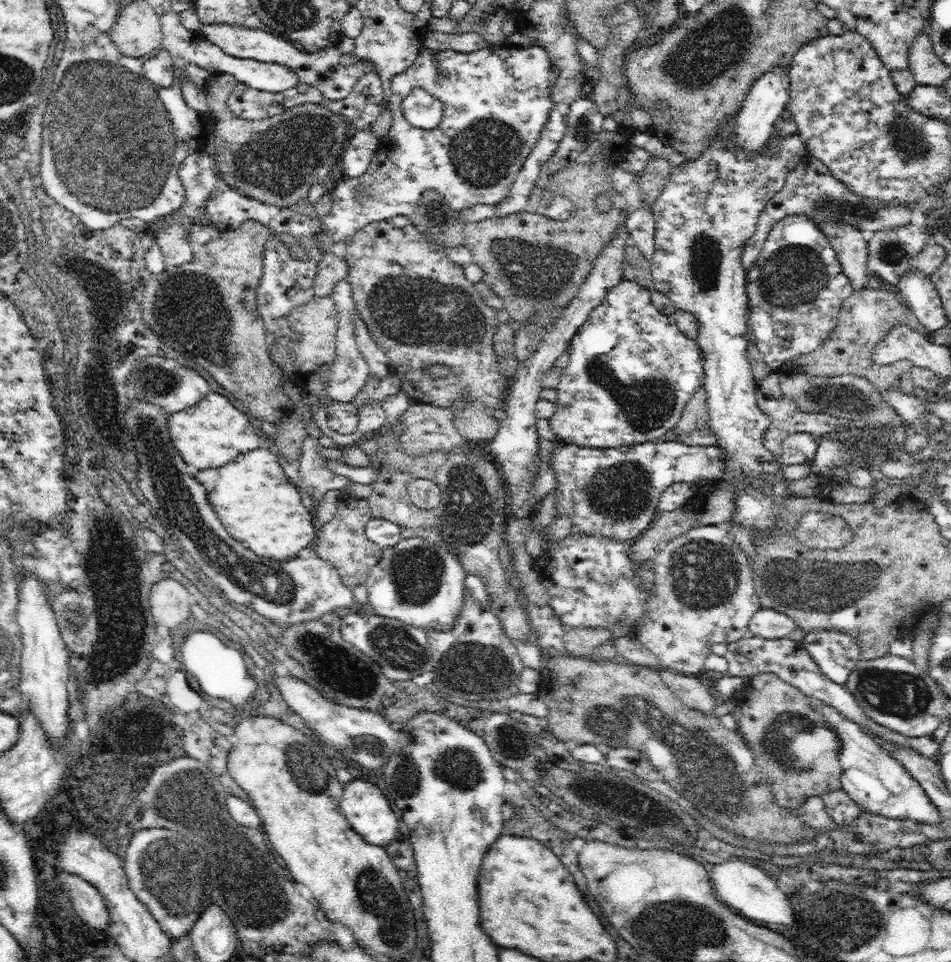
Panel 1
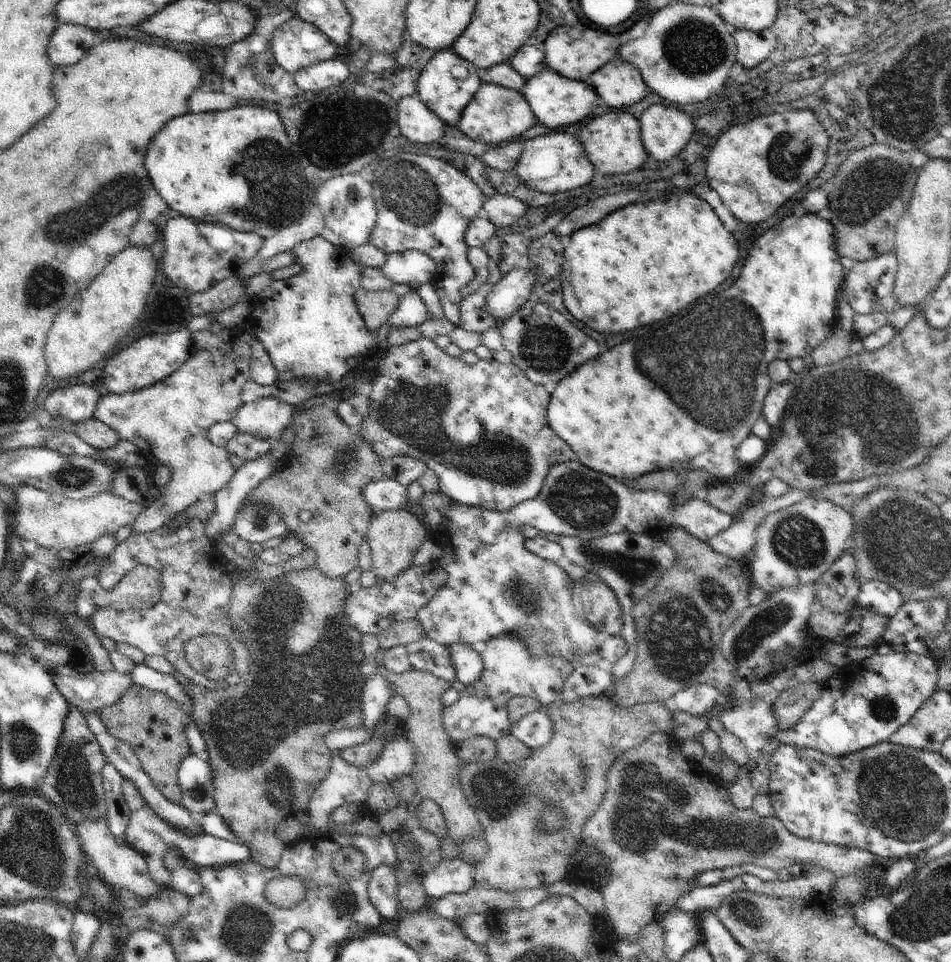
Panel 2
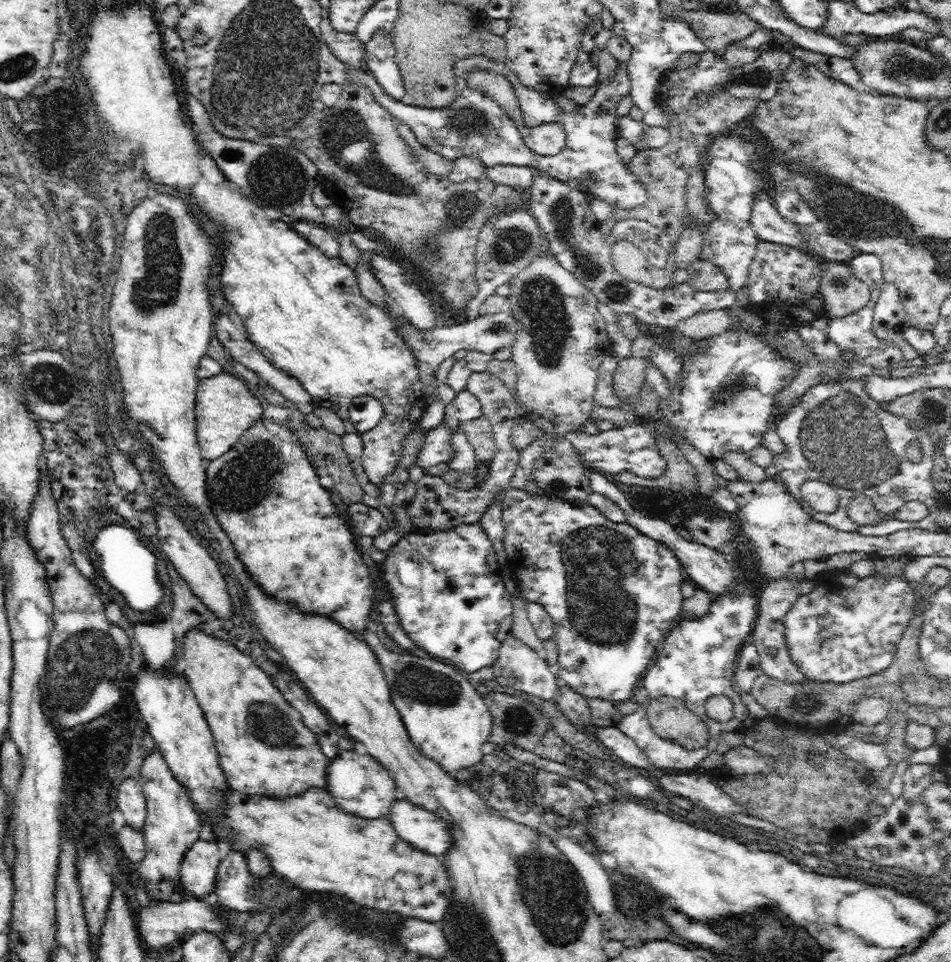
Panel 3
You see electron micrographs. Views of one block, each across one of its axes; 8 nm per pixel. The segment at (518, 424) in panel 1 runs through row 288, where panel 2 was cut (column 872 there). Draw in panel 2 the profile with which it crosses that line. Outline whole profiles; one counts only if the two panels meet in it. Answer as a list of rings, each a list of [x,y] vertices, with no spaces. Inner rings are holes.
[[[878,579],[863,584],[856,598],[856,605],[878,616],[894,616],[904,602],[902,594],[896,588]]]

